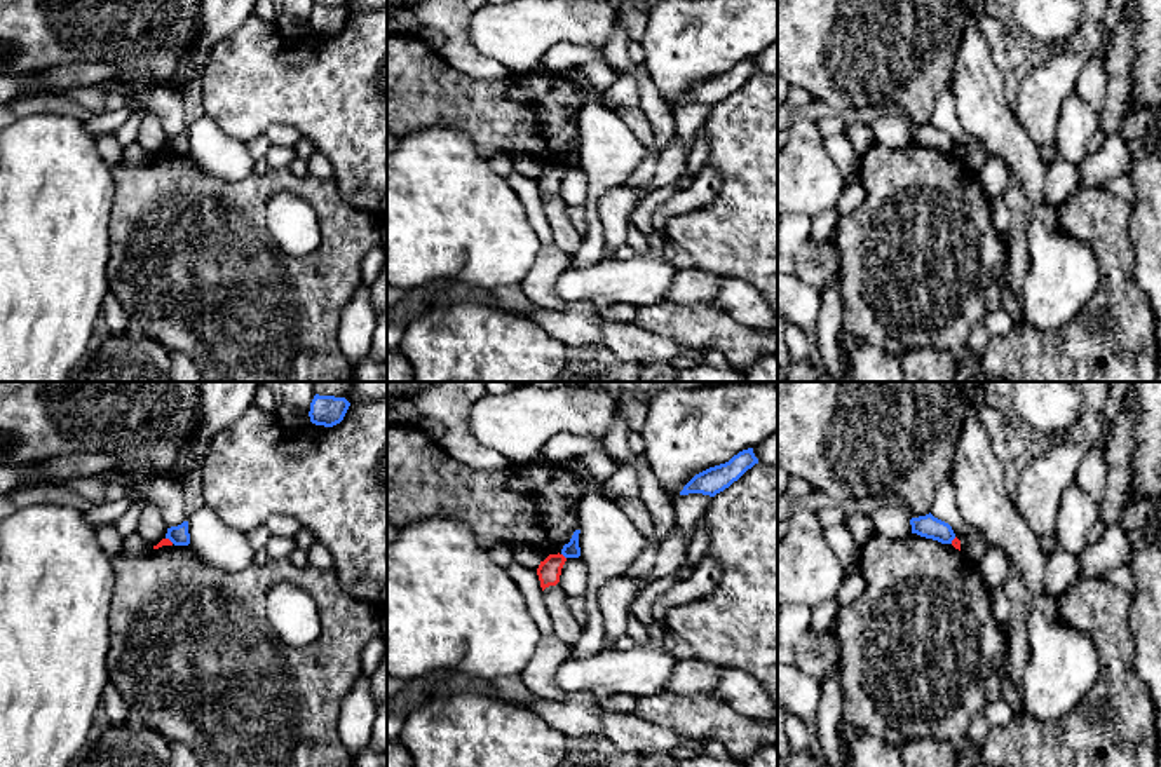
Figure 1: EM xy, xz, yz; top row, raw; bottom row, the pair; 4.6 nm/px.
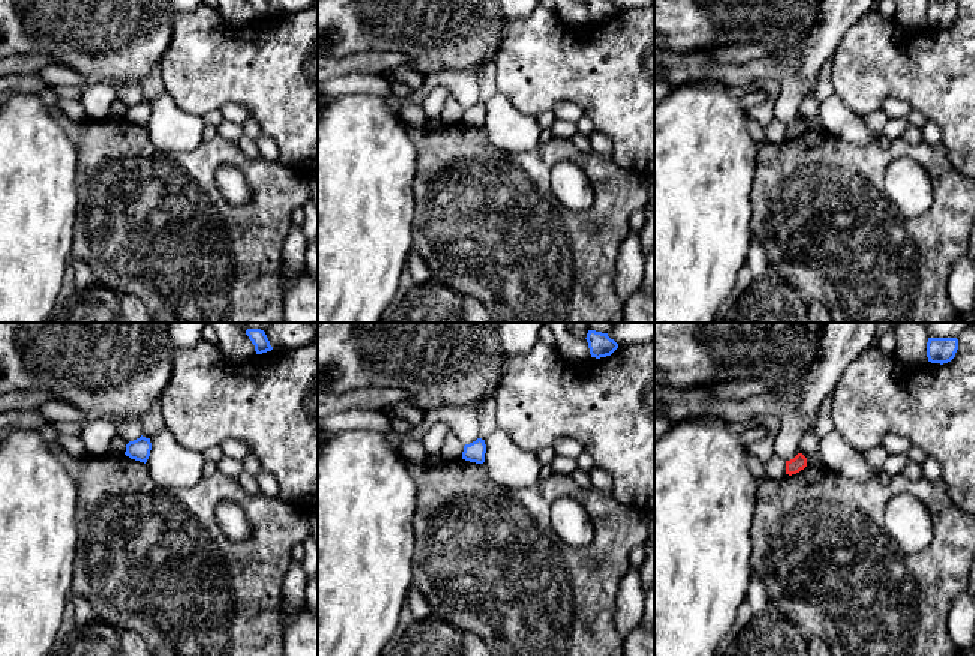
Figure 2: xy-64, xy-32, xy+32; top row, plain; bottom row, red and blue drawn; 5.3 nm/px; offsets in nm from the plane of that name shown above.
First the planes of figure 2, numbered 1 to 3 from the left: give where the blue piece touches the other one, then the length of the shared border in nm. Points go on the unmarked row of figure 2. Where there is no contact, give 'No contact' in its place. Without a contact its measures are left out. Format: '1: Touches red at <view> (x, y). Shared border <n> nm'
1: No contact
2: No contact
3: No contact

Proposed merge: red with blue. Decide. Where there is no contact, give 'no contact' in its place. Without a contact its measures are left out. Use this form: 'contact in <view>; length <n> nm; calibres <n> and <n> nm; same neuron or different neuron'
contact in xz; length 40 nm; calibres 110 and 70 nm; different neuron

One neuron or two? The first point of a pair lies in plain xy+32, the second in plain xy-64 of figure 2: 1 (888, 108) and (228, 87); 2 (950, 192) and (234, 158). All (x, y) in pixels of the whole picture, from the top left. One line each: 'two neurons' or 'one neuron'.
1: two neurons
2: one neuron

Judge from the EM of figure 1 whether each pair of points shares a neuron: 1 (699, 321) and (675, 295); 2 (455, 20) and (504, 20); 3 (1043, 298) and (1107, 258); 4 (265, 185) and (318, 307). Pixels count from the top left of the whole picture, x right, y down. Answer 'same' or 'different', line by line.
1: different
2: different
3: different
4: same

